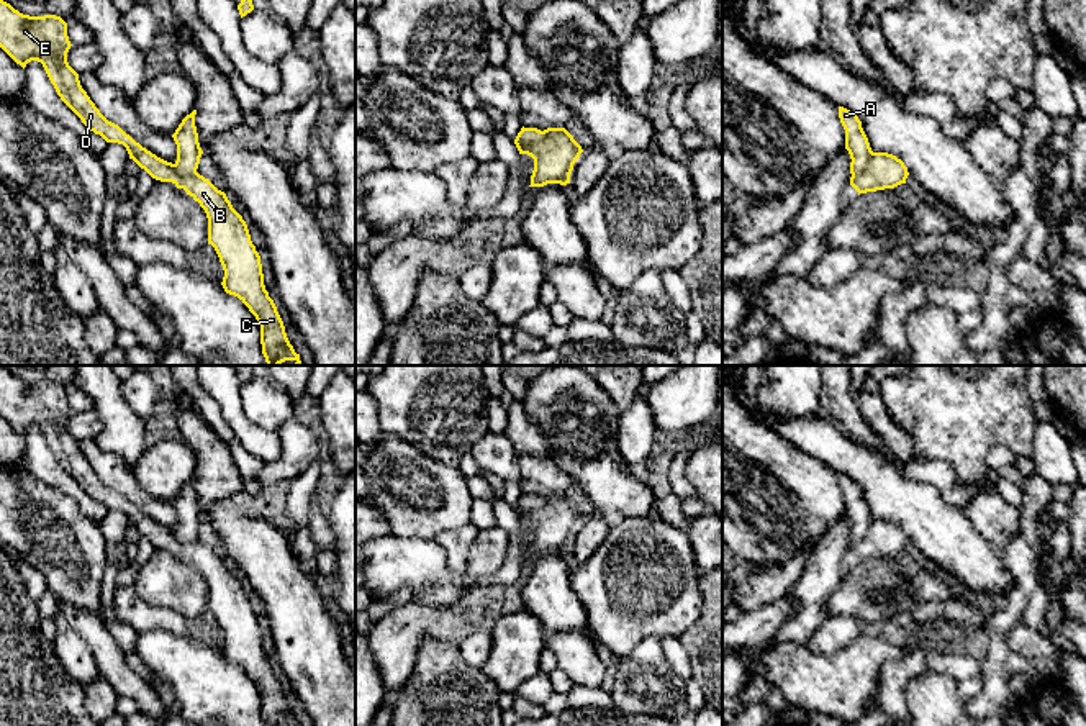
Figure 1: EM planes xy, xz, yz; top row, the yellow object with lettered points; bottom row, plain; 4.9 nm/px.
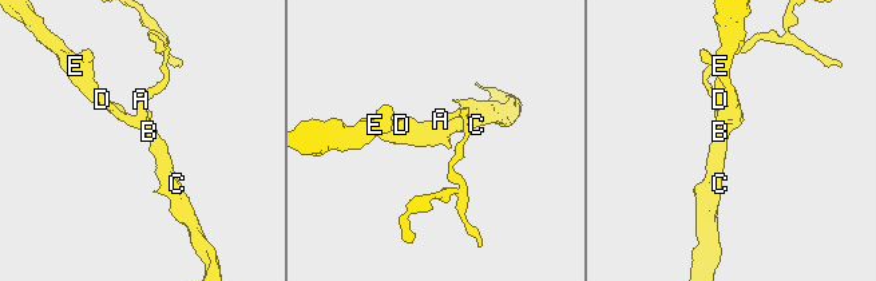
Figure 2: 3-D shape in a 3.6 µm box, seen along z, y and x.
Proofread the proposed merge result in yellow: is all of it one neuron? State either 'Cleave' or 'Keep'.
Cleave

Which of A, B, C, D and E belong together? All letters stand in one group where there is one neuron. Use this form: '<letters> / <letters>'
A / B C D E

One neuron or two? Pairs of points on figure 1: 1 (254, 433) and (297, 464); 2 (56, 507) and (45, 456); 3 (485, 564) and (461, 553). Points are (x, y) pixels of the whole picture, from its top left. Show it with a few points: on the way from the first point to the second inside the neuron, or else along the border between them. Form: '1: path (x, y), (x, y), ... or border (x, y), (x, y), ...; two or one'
1: border (276, 431), (280, 441), (280, 454), (266, 464); two
2: border (27, 467), (48, 485), (69, 495), (81, 510); two
3: border (479, 531), (469, 549), (464, 571); two

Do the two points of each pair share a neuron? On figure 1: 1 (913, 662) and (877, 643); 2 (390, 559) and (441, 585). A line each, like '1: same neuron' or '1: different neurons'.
1: different neurons
2: same neuron

